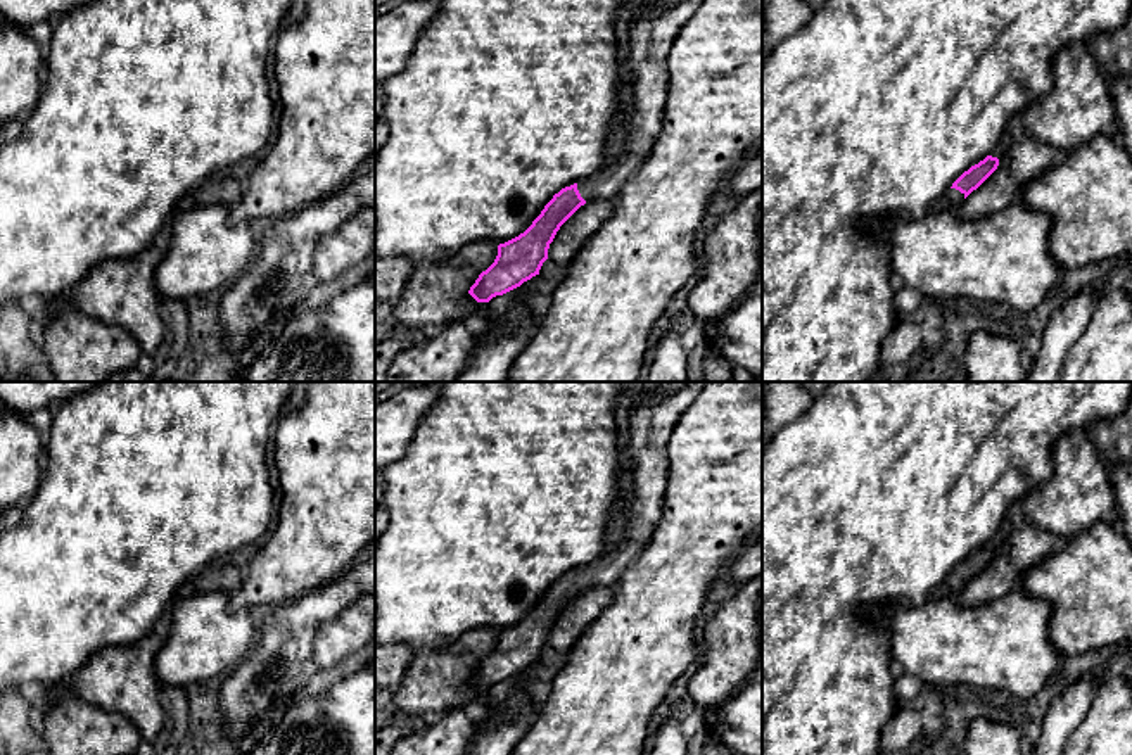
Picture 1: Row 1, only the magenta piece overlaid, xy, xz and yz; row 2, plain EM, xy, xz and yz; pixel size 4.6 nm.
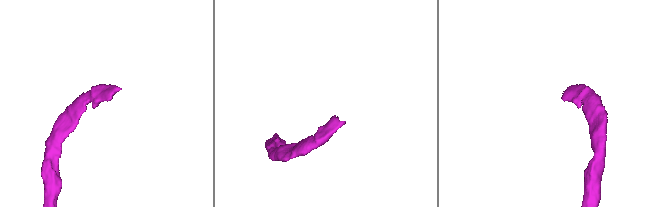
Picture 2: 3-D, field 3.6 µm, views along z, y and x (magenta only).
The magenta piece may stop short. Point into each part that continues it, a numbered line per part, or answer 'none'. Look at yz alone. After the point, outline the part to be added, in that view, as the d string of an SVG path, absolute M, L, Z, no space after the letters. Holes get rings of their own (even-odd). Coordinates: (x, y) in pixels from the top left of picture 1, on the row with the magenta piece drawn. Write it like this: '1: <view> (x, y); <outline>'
1: yz (953, 197); M949 188L949 190L945 192L945 195L944 195L942 204L956 209L956 207L959 207L959 204L961 204L963 200L964 200L964 194L961 194L961 192L956 190L956 188Z

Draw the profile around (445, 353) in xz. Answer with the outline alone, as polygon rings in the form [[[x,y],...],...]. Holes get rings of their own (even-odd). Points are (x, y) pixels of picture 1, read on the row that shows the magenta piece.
[[[463,321],[448,323],[397,354],[387,368],[387,382],[456,382],[475,344]]]

